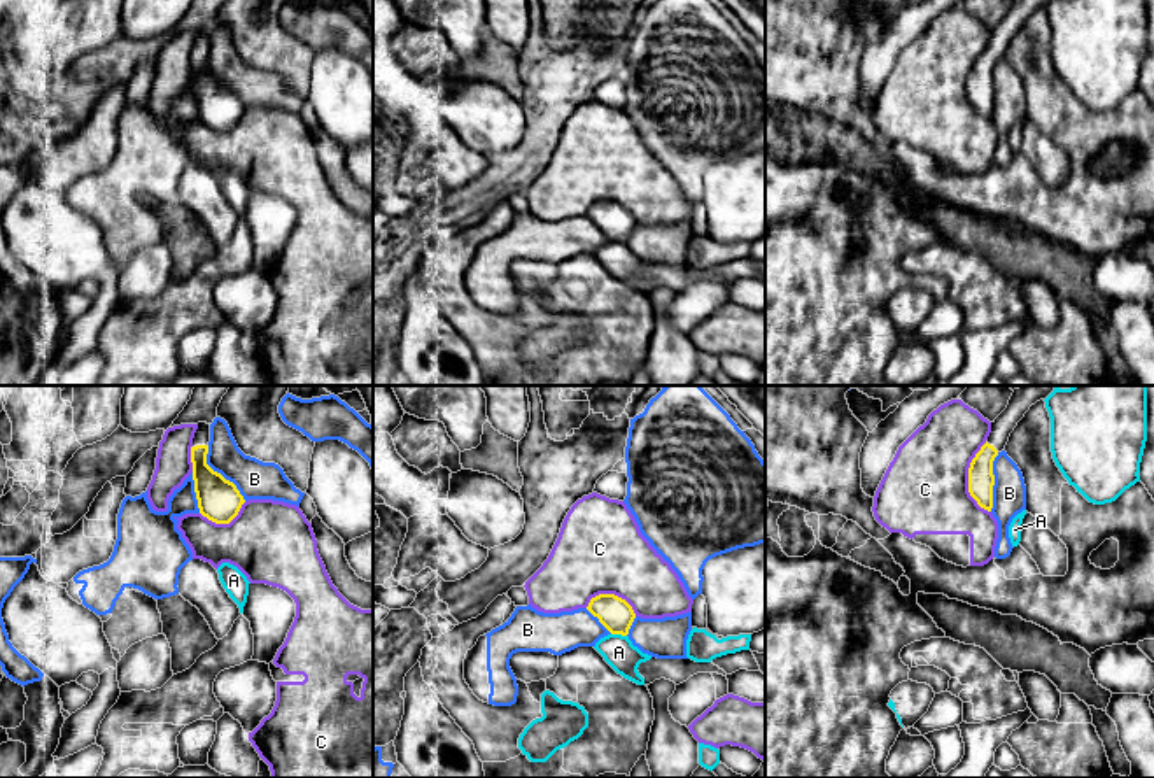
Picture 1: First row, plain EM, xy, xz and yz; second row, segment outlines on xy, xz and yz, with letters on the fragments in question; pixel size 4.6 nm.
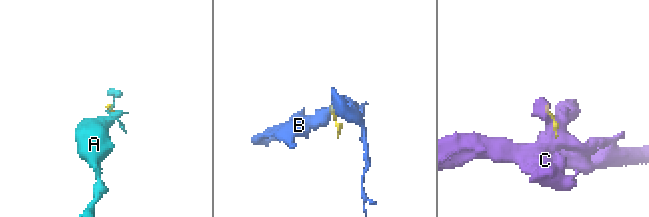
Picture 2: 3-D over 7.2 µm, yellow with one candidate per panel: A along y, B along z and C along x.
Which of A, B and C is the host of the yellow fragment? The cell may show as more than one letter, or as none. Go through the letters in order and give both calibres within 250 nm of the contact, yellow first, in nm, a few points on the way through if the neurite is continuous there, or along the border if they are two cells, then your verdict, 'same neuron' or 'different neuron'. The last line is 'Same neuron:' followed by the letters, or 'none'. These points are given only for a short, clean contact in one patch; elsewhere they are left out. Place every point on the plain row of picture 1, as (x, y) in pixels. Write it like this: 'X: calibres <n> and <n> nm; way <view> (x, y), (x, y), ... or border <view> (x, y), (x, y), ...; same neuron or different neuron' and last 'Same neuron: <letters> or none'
A: calibres 160 and 150 nm; border xz (612, 240), (626, 244); different neuron
B: calibres 200 and 180 nm; different neuron
C: calibres 120 and 400 nm; different neuron
Same neuron: none

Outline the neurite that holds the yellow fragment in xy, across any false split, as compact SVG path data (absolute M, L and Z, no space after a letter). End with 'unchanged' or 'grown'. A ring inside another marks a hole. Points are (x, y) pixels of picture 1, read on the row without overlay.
M198 30L193 46L191 70L198 116L215 131L229 131L245 110L236 93L207 72L210 32Z | grown

